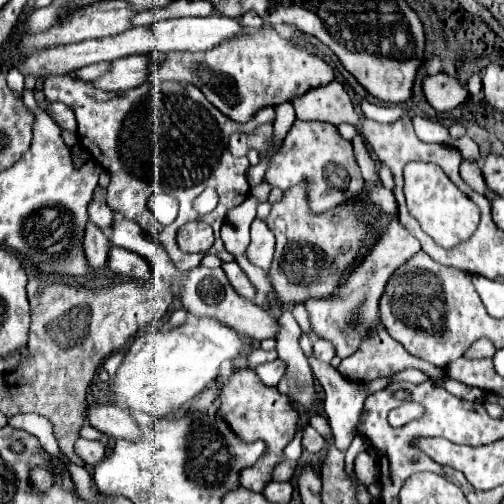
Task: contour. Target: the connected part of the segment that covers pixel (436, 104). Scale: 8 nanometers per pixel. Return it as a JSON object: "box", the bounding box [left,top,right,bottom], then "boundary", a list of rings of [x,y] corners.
{"box":[422,74,468,112],"boundary":[[[448,74],[426,76],[422,80],[422,92],[424,92],[428,104],[438,112],[454,110],[468,98],[468,90],[456,78],[448,76]]]}

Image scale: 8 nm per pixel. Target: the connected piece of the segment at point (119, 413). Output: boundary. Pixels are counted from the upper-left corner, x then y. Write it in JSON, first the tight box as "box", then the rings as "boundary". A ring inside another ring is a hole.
{"box":[86,406,142,442],"boundary":[[[92,406],[86,412],[86,420],[92,428],[100,430],[102,434],[106,434],[112,440],[132,440],[138,442],[142,438],[142,430],[136,424],[136,420],[130,416],[128,410],[116,408],[116,406]]]}

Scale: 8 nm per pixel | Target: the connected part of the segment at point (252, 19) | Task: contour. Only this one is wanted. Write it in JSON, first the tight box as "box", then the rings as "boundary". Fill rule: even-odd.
{"box":[238,12,264,30],"boundary":[[[246,12],[246,14],[240,16],[238,20],[240,20],[240,24],[244,24],[244,28],[248,28],[248,30],[258,30],[258,28],[264,24],[262,18],[260,18],[256,12]]]}

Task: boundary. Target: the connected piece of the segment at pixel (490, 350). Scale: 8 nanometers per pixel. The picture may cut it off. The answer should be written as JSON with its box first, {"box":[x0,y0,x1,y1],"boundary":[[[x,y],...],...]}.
{"box":[466,340,496,360],"boundary":[[[478,340],[476,344],[472,344],[472,348],[466,352],[466,358],[470,360],[478,360],[478,358],[486,358],[486,356],[492,356],[496,352],[496,348],[492,346],[492,342],[488,340]]]}

